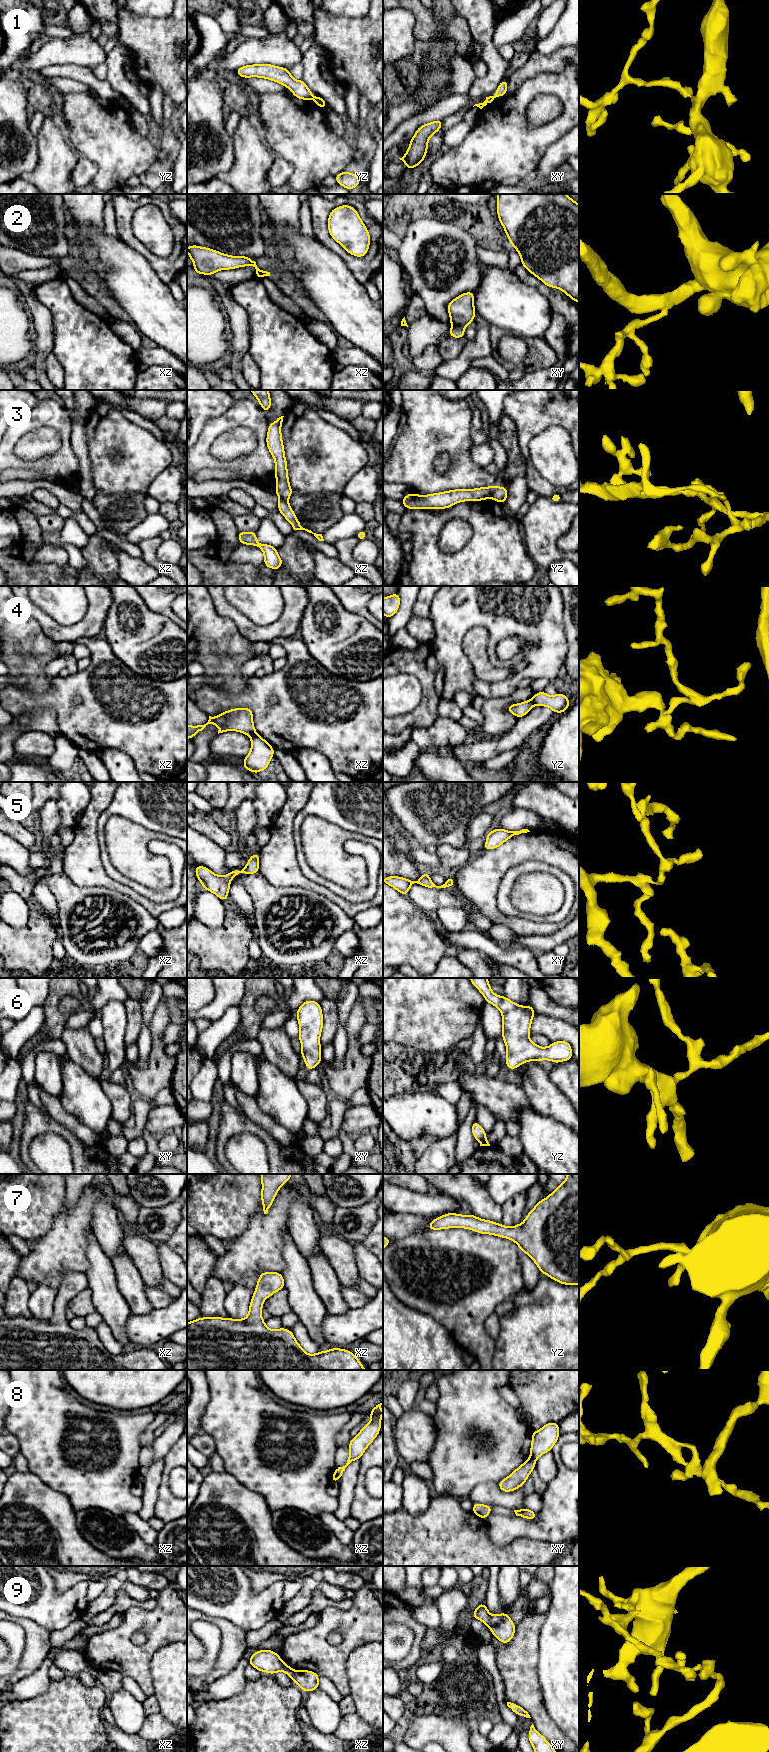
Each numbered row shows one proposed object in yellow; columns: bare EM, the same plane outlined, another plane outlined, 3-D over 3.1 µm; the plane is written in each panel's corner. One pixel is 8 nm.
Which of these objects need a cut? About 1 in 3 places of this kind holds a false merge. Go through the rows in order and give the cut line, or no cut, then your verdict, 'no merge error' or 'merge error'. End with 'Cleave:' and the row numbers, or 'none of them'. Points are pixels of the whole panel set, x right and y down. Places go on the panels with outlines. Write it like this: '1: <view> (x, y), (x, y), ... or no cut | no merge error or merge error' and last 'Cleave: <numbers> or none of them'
1: yz (314, 96), (312, 98) | merge error
2: xy (452, 324), (462, 327) | merge error
3: yz (493, 487), (491, 497) | merge error
4: xz (256, 734), (251, 737) | merge error
5: no cut | no merge error
6: no cut | no merge error
7: no cut | no merge error
8: xy (530, 1457), (534, 1461) | merge error
9: xy (491, 1616), (488, 1625) | merge error
Cleave: 1, 2, 3, 4, 8, 9

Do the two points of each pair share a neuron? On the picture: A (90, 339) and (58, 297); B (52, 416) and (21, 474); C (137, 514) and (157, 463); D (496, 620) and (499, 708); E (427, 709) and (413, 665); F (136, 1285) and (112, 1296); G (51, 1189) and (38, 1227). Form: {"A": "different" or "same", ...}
{"A": "same", "B": "different", "C": "different", "D": "different", "E": "same", "F": "different", "G": "same"}

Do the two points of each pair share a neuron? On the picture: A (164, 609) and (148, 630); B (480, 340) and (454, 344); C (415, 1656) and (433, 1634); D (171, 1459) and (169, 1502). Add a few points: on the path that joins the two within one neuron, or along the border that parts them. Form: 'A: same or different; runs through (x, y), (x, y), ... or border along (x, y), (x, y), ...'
A: different; border along (142, 599), (151, 610), (169, 617), (176, 624)
B: different; border along (468, 340), (462, 350), (450, 360)
C: different; border along (427, 1628), (421, 1644), (423, 1656)
D: same; runs through (166, 1470), (165, 1491)

